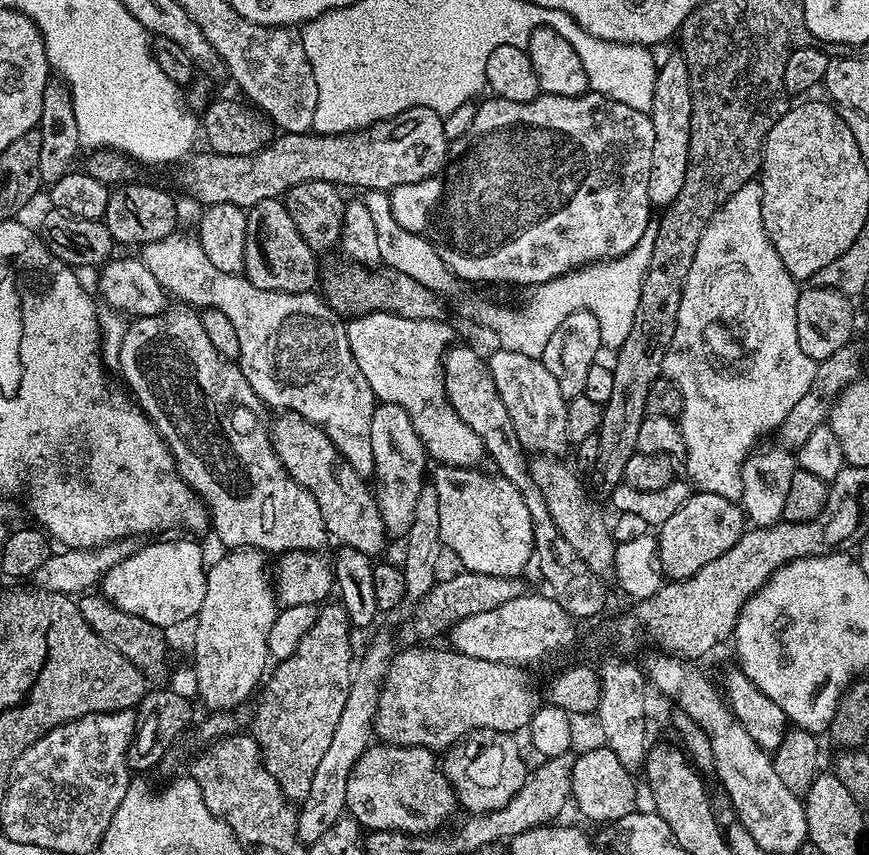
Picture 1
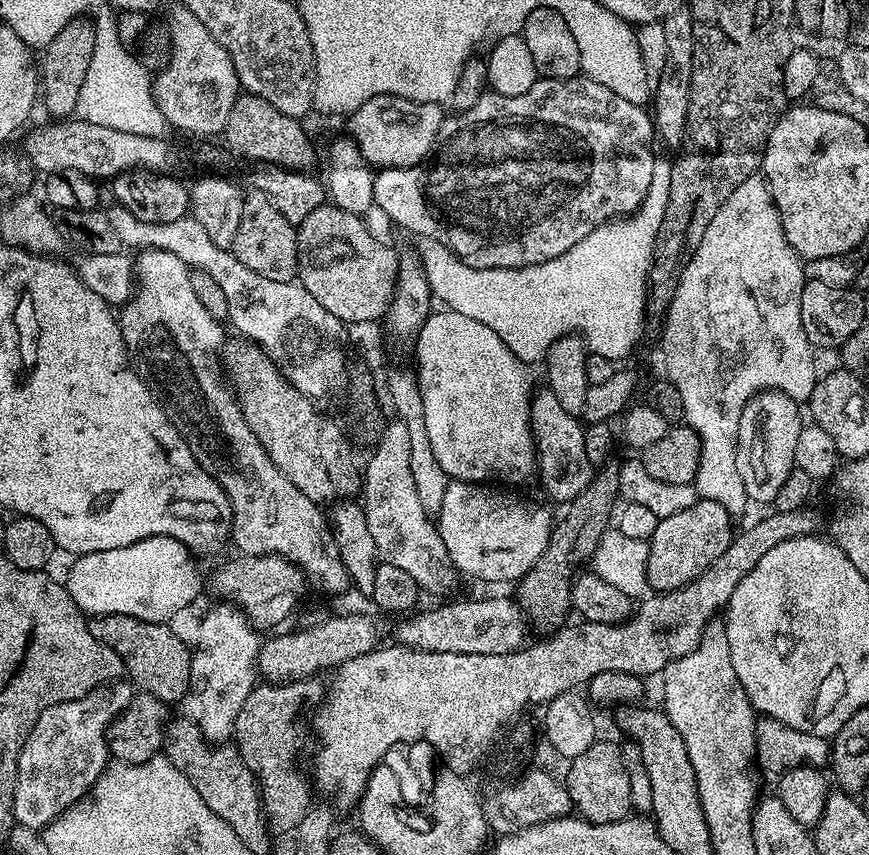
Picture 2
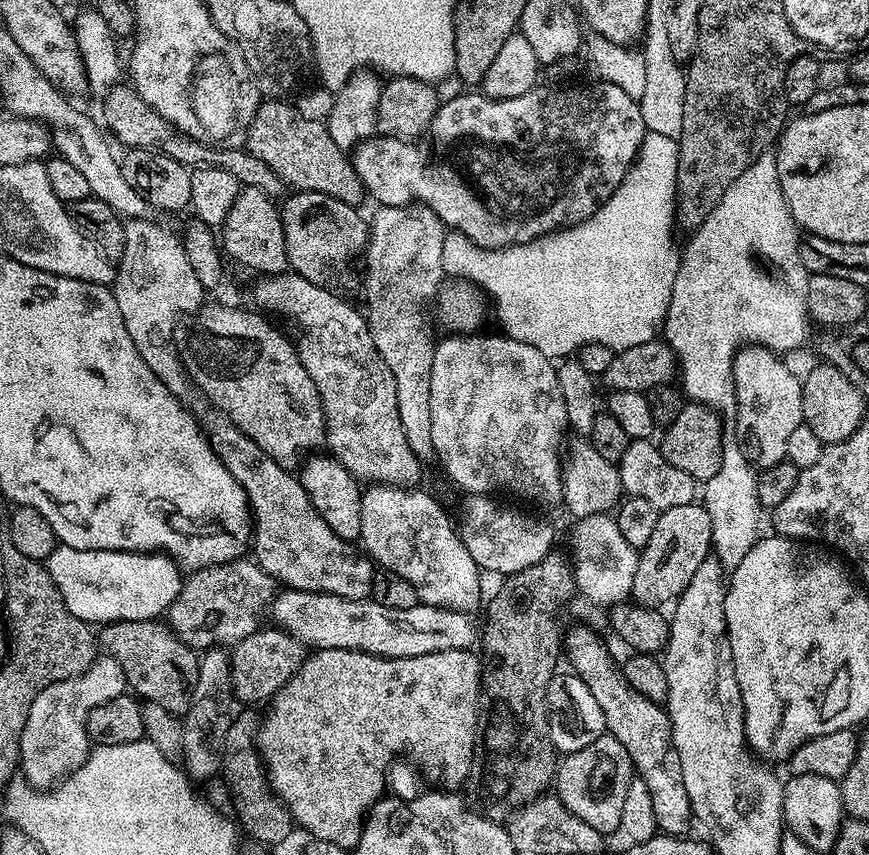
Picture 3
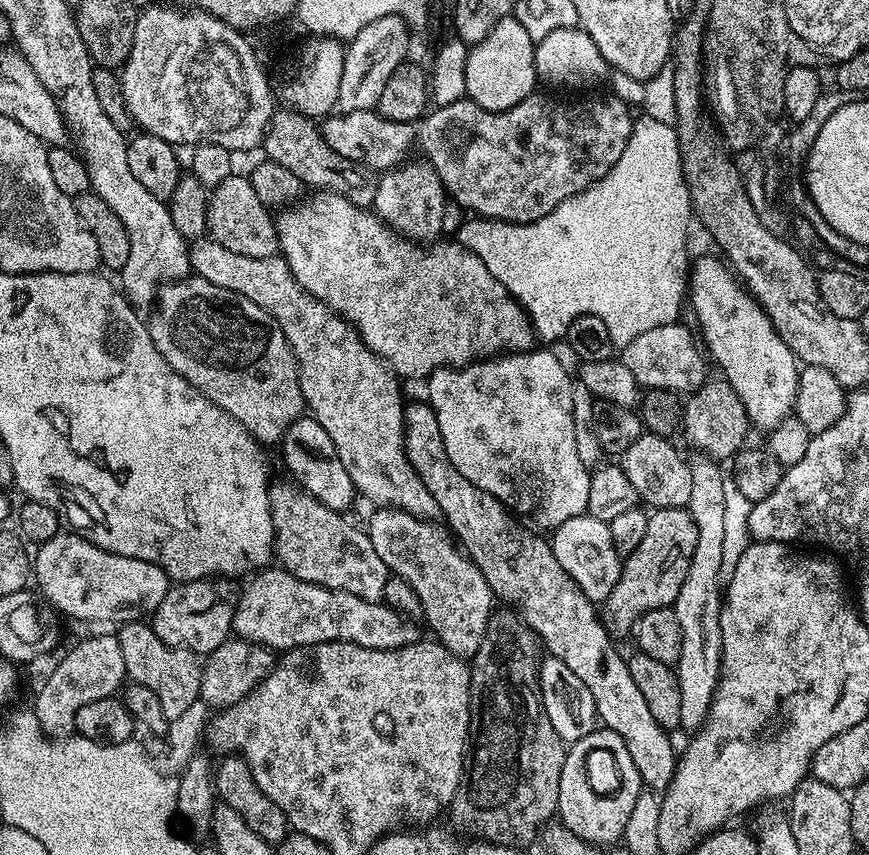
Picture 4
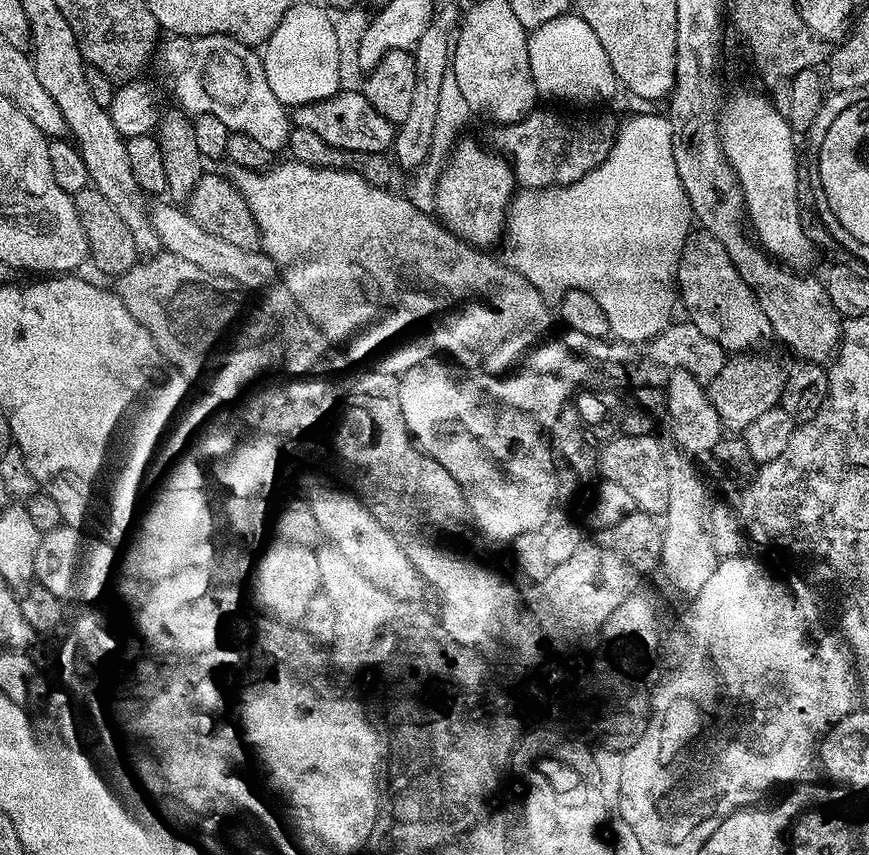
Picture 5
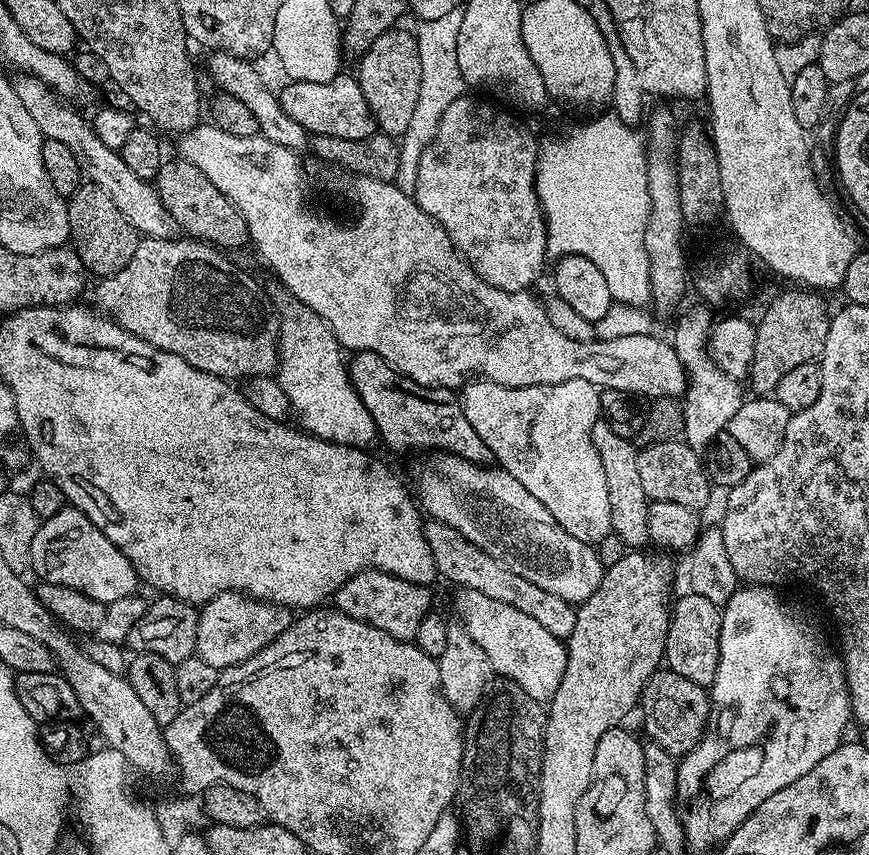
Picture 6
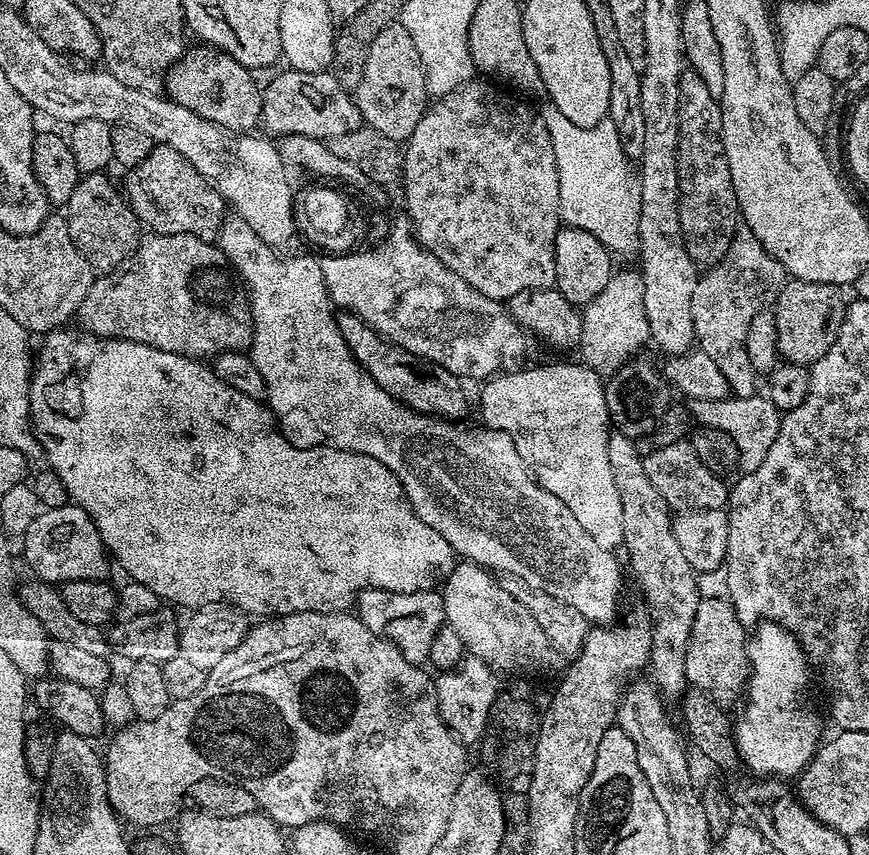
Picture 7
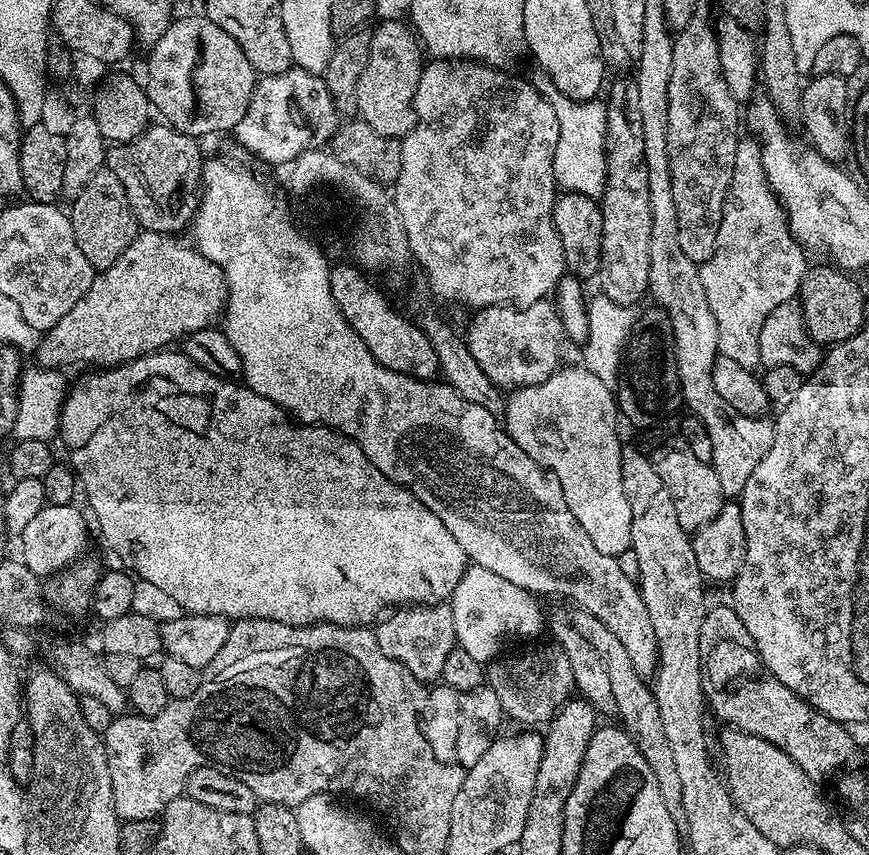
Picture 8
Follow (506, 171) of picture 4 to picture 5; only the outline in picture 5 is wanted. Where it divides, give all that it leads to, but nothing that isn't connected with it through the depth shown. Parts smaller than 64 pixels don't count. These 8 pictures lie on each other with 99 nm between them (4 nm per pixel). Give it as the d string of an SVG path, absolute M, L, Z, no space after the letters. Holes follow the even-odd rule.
M548 108L538 111L532 110L520 121L496 128L495 147L510 157L512 170L516 173L516 183L521 189L535 190L545 186L572 184L597 168L610 154L617 121L612 121L608 116L588 121L571 120Z

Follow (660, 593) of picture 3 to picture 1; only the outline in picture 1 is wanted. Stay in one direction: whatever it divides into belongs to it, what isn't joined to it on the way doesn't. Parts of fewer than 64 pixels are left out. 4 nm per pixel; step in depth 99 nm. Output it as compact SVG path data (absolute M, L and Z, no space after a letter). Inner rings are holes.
M693 491L682 510L678 510L678 514L666 518L666 522L659 525L660 571L669 581L690 578L698 574L698 570L702 570L706 562L714 562L714 558L726 554L726 550L730 550L730 546L734 546L734 542L738 542L745 531L746 517L737 501L709 492Z

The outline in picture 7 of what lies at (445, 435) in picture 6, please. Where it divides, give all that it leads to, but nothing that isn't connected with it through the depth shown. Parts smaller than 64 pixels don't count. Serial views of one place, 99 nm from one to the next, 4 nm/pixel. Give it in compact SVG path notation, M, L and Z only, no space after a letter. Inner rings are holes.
M344 310L337 315L336 325L346 338L354 358L386 390L394 399L400 401L407 408L416 412L423 412L426 416L438 416L441 420L460 422L465 419L468 412L468 400L464 397L464 388L461 377L450 370L440 368L437 364L430 364L426 360L416 360L402 348L389 344L384 337L378 335L374 329L364 321L361 316L356 316L351 310Z

